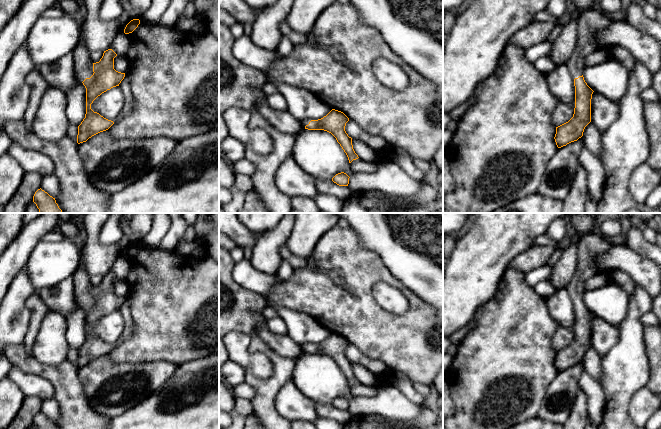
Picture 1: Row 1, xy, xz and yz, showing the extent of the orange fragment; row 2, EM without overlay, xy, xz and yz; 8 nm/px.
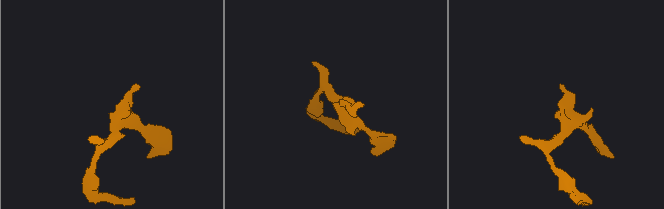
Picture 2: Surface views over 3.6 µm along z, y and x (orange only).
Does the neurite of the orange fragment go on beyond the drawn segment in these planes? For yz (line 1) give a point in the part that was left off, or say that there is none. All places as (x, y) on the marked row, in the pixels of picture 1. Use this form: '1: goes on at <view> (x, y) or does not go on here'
1: goes on at yz (592, 21)

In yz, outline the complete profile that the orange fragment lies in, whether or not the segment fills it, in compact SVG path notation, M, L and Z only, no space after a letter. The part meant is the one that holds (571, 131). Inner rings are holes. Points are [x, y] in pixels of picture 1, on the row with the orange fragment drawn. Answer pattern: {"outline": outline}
{"outline": "M599 9L583 12L578 22L577 47L567 62L575 86L575 108L573 117L556 127L555 142L558 148L577 141L583 136L585 127L591 122L591 99L593 90L583 77L585 58L596 51L596 34L607 28L614 18Z"}

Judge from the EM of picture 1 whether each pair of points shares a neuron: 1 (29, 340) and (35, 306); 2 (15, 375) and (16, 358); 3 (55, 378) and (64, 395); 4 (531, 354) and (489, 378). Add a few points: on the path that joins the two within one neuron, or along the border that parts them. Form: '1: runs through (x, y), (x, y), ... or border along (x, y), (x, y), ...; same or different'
1: runs through (32, 332), (35, 325), (35, 314); same
2: border along (12, 363), (24, 371), (34, 373), (37, 376); different
3: runs through (59, 382), (64, 387), (64, 391); same
4: runs through (521, 354), (517, 354), (499, 372); same

